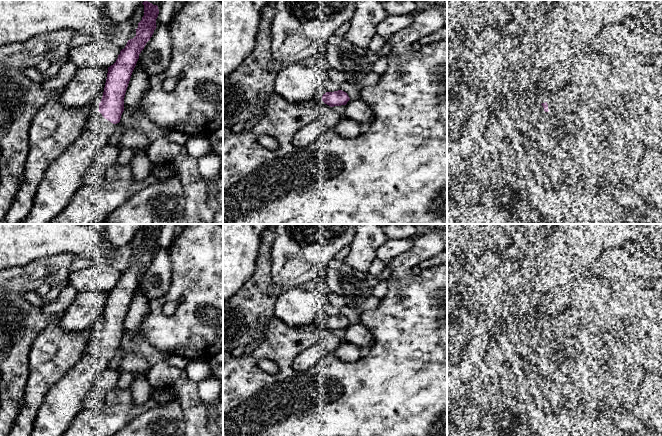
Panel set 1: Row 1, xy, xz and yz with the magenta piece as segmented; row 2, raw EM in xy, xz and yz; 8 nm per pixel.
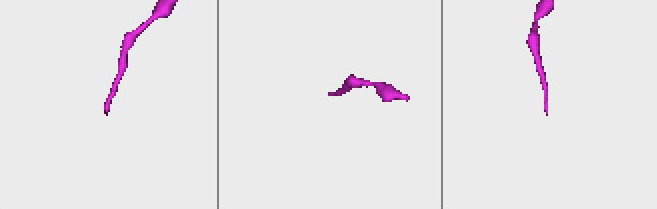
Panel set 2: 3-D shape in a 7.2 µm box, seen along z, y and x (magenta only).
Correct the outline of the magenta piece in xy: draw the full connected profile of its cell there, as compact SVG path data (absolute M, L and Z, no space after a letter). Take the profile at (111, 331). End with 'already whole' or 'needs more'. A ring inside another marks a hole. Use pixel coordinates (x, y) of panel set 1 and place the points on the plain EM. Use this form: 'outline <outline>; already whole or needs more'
outline M144 224L144 240L138 247L136 260L128 264L124 273L120 275L116 286L108 291L107 303L103 320L99 327L98 336L91 342L88 350L78 362L60 379L51 386L36 417L30 436L62 436L72 424L75 416L83 409L84 399L93 383L108 368L109 362L117 352L124 335L124 321L139 283L139 278L152 261L156 253L156 243L159 238L157 229Z; needs more

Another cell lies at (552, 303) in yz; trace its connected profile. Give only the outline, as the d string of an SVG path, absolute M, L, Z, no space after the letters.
M550 224L543 233L545 239L544 253L548 264L560 274L560 281L552 289L540 297L539 304L530 308L520 323L524 326L524 334L528 337L536 328L548 326L566 307L570 306L570 290L578 272L581 272L602 251L619 248L625 242L634 240L634 224Z

